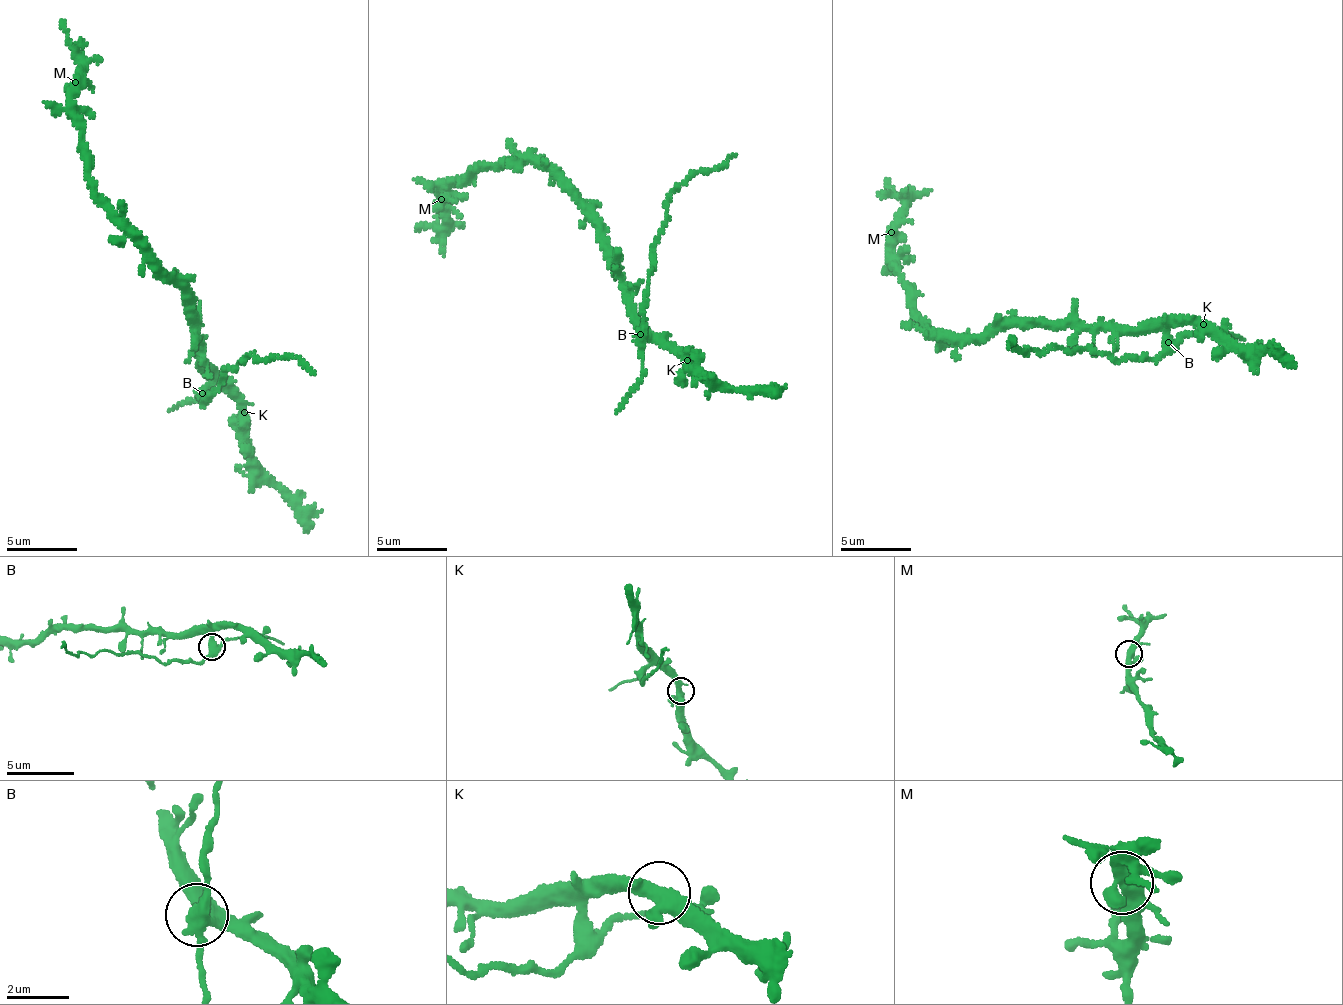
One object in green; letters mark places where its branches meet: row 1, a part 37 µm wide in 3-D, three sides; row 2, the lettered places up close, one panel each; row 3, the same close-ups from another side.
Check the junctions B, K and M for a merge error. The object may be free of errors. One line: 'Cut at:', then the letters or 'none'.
Cut at: B

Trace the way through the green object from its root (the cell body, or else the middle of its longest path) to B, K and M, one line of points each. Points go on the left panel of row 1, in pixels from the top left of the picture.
B: (194, 304), (189, 321), (196, 340), (197, 364), (207, 379), (203, 391)
K: (194, 304), (189, 321), (196, 340), (197, 364), (220, 380), (244, 412)
M: (194, 304), (191, 292), (150, 264), (132, 234), (96, 190), (80, 120), (71, 100), (75, 82)

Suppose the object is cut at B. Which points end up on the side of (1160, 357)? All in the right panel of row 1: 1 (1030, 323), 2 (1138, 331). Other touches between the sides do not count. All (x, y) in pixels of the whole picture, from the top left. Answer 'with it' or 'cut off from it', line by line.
1: cut off from it
2: cut off from it

